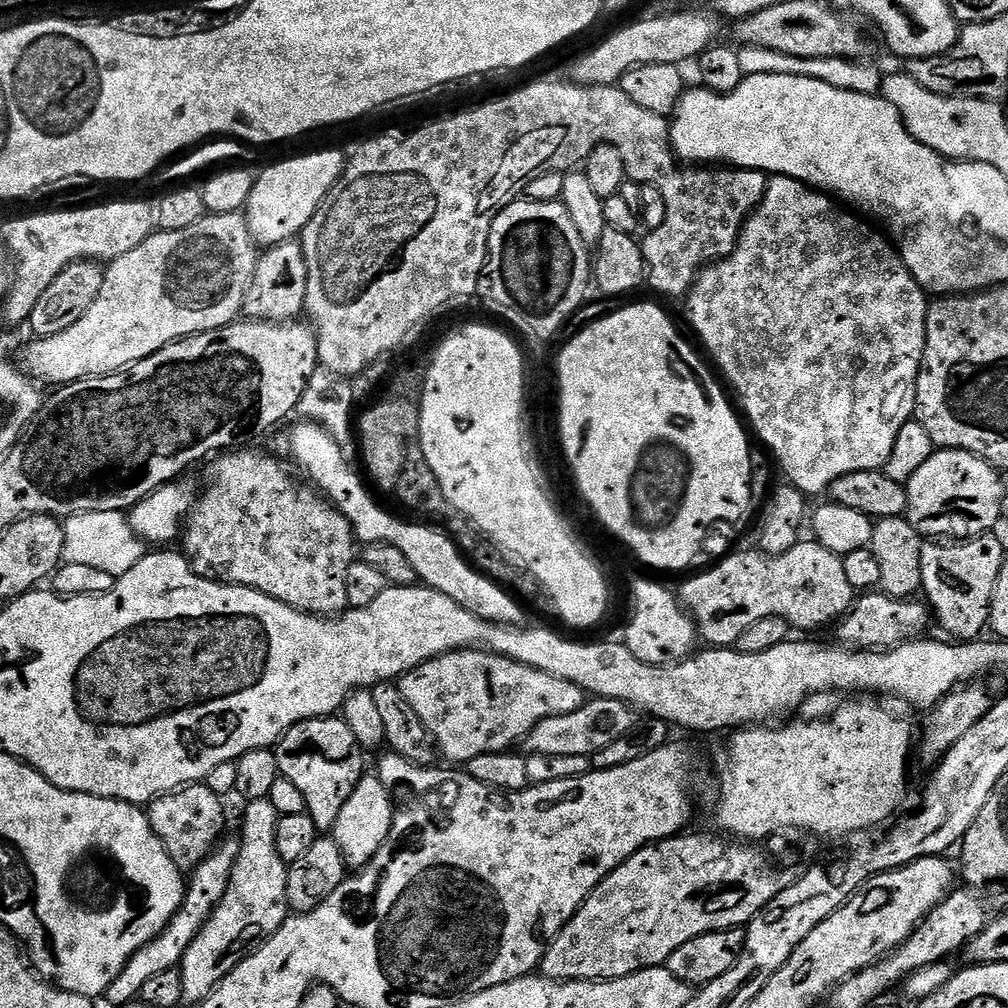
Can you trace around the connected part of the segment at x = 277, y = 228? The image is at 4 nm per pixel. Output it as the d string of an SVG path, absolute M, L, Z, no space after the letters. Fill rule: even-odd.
M312 152L309 156L292 156L289 160L280 160L270 165L264 173L259 173L254 190L250 190L248 207L242 213L257 245L267 250L275 244L296 240L310 218L314 218L326 194L336 185L337 178L344 172L345 163L345 153Z

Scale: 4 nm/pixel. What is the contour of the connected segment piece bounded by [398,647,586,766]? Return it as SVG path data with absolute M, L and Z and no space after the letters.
M471 647L447 652L445 656L418 665L400 677L398 687L410 710L418 714L420 725L428 731L439 755L441 752L446 759L460 764L456 766L467 765L469 760L478 758L478 754L515 749L524 736L534 726L538 726L538 722L542 722L542 718L558 718L558 714L571 714L578 710L578 706L582 706L586 699L584 689L574 682L566 682L554 674L532 668L529 664L520 664L508 656L496 656L492 652Z

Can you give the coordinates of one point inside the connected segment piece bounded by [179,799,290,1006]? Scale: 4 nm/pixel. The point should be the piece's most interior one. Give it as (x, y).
(255, 905)

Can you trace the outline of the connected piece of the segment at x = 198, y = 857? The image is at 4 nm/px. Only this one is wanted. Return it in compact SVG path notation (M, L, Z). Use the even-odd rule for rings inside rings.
M201 782L179 788L176 792L168 792L165 796L157 796L147 805L150 826L181 873L190 874L194 871L225 835L224 804L221 797L208 789L207 783Z

